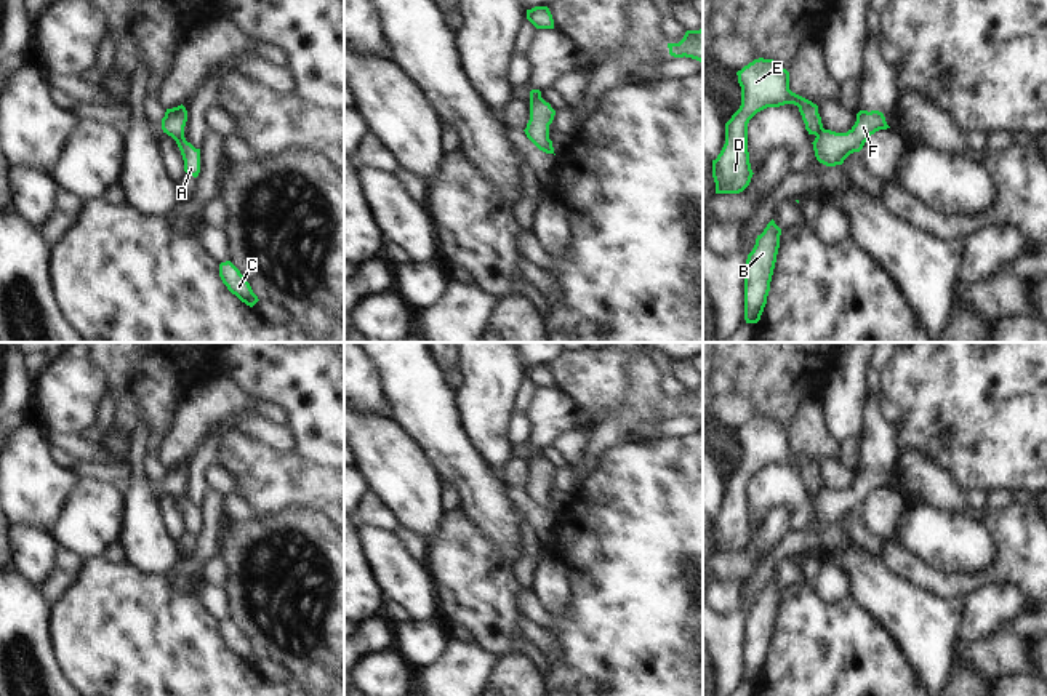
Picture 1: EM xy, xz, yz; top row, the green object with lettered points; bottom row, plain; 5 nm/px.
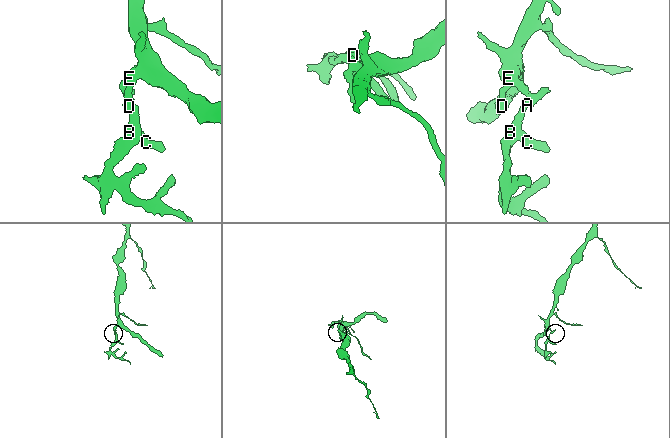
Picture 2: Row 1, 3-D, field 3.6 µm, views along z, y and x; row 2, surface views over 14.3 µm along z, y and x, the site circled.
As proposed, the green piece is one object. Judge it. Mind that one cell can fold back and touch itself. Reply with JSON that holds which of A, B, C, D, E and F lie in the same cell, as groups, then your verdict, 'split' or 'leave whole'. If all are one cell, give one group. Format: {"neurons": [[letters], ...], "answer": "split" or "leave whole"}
{"neurons": [["A", "B", "C", "F"], ["D", "E"]], "answer": "split"}

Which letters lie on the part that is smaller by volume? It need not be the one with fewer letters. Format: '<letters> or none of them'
A, B, C, F

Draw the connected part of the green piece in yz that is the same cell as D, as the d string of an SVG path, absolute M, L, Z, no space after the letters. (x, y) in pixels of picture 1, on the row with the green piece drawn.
M754 59L736 72L741 86L741 106L725 123L725 144L712 160L716 194L740 194L752 178L748 152L748 123L767 107L794 104L799 107L808 134L823 128L818 106L789 90L789 72L773 59Z

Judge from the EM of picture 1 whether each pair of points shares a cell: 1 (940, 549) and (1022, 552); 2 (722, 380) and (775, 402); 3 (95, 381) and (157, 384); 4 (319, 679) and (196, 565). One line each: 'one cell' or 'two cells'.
1: two cells
2: two cells
3: two cells
4: two cells

